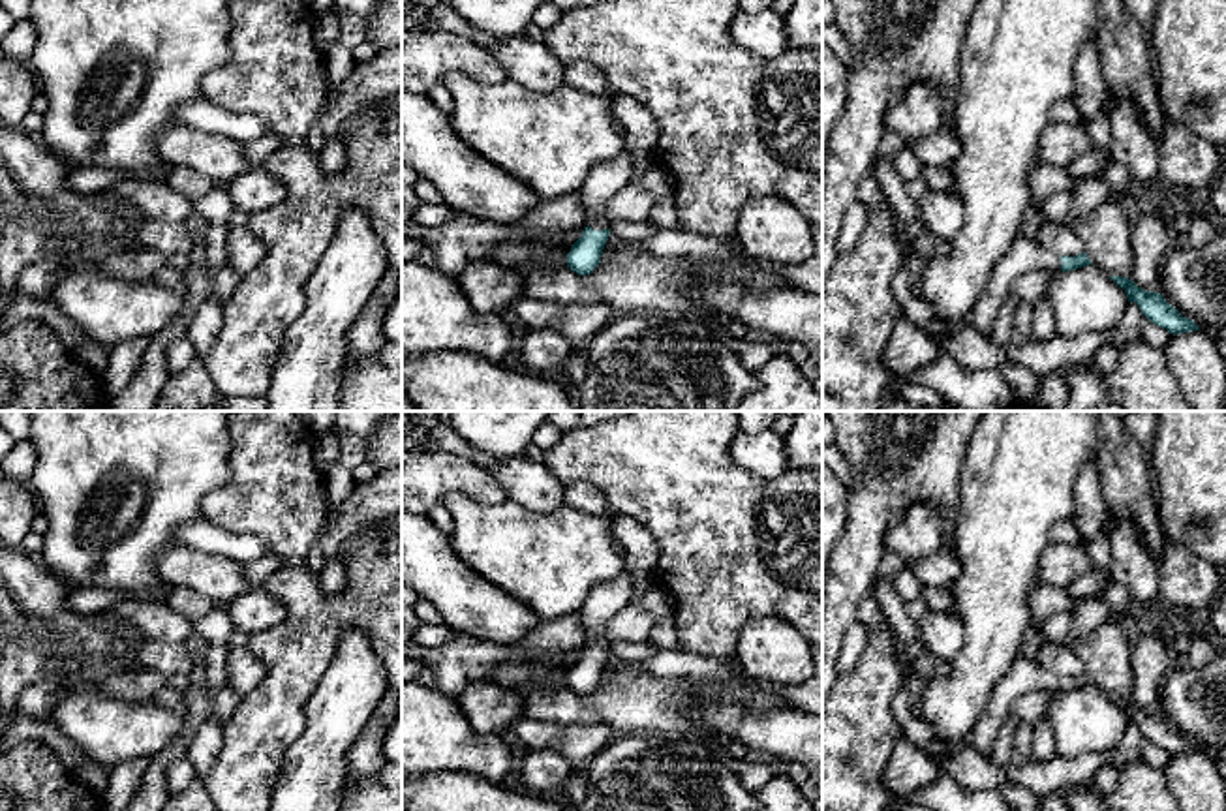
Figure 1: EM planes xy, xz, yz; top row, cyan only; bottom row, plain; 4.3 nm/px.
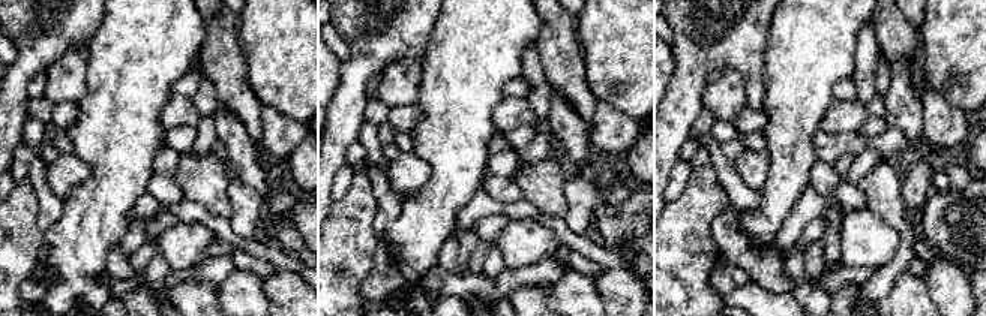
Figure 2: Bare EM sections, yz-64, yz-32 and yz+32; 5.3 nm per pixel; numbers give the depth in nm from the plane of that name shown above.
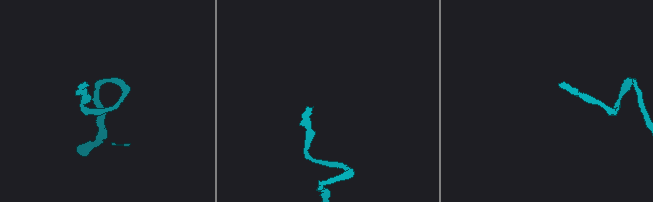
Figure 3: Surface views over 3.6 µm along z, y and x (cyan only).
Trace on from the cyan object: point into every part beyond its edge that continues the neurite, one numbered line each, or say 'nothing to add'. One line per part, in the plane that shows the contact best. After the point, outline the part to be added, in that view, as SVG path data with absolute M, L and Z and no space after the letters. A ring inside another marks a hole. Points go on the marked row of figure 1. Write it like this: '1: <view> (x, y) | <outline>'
1: xz (607, 179) | M627 150L591 169L580 188L582 205L593 231L610 229L610 199L633 178L635 161Z

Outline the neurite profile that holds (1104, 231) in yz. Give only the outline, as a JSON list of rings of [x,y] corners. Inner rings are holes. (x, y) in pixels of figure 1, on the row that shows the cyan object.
[[[1119,199],[1095,207],[1085,218],[1072,225],[1083,244],[1083,252],[1095,267],[1108,276],[1132,280],[1136,253],[1132,248],[1132,223]]]

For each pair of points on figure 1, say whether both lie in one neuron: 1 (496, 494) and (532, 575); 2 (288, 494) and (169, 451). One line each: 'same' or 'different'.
1: different
2: different

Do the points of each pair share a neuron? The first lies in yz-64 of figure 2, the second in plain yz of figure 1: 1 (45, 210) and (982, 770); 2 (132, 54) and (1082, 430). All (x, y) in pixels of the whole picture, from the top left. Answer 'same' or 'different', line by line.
1: same
2: same

